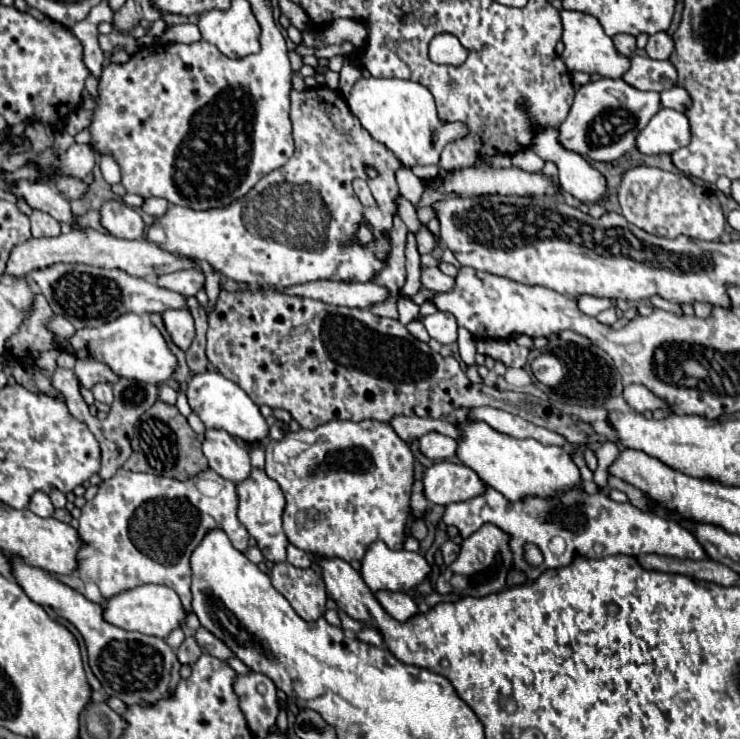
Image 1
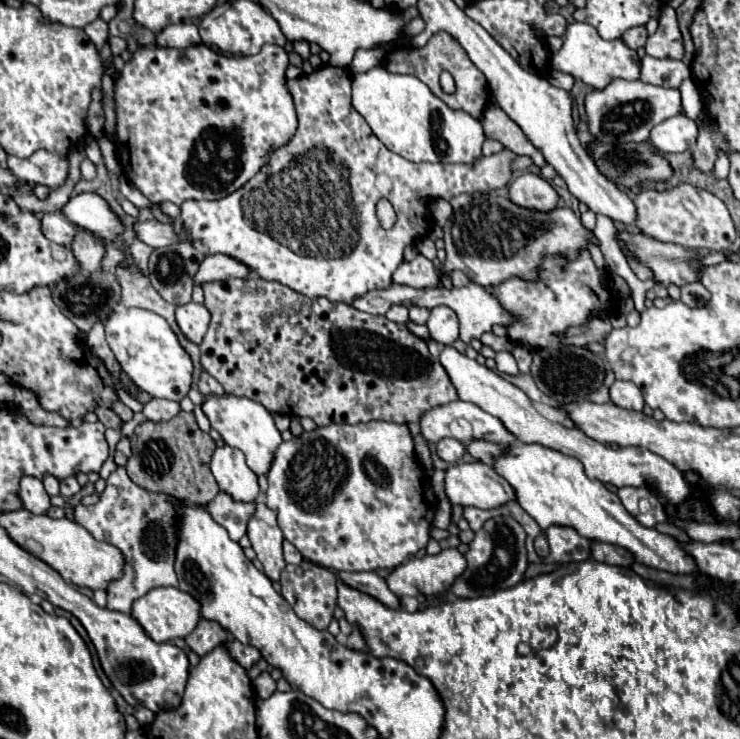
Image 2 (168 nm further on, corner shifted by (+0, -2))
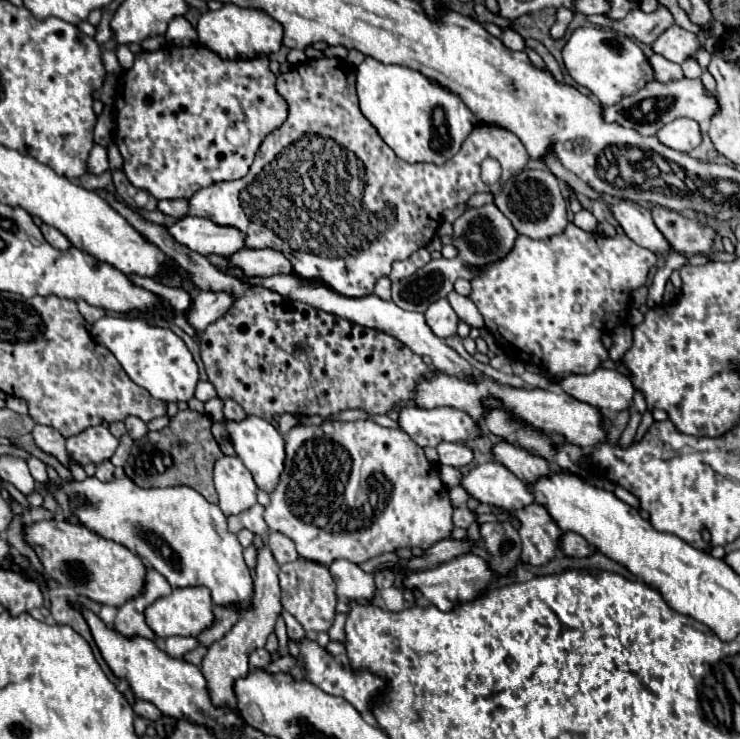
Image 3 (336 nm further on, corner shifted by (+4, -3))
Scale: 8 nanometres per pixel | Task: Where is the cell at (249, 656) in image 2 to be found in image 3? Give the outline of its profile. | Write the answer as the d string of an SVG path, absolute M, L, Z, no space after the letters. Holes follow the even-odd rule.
M254 649L250 653L250 667L256 669L256 667L266 667L270 663L270 655L266 649Z

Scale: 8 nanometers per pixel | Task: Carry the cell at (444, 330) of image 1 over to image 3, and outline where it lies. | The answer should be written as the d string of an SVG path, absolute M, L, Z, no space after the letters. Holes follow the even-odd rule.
M438 299L436 303L432 303L428 307L426 315L426 323L428 327L442 339L456 335L456 325L458 325L458 317L454 313L454 309L450 307L450 303L446 299Z

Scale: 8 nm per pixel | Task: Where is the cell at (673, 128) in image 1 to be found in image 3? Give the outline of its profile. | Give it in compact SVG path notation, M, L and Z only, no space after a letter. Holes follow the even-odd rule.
M674 119L670 123L666 123L658 133L656 133L658 141L662 141L666 147L676 149L676 151L692 151L696 145L700 145L702 135L700 135L700 127L696 121L692 119Z

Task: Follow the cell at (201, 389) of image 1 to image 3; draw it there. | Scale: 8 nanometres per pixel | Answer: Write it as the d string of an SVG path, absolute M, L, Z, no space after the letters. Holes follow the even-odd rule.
M246 415L242 421L226 419L224 427L228 431L228 437L230 437L232 445L234 445L236 455L244 461L244 465L252 473L254 483L262 491L270 493L278 485L280 469L284 469L284 439L278 433L278 429L272 423L268 423L266 419L256 417L256 415Z

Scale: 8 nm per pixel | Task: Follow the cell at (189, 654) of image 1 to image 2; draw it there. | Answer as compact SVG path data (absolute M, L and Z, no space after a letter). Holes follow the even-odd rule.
M202 618L200 624L196 626L196 630L186 636L186 644L198 656L204 656L206 652L210 652L218 644L222 644L226 640L226 636L228 636L228 632L218 622Z

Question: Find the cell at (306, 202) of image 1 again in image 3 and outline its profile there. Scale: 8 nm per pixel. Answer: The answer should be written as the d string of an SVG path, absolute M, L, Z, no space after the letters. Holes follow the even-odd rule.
M328 57L304 61L278 75L276 89L290 107L288 119L262 141L246 177L200 189L188 201L188 213L194 217L206 217L216 225L236 227L244 233L244 245L248 249L278 249L278 253L286 253L294 265L292 271L298 273L298 277L322 281L322 285L330 285L330 289L344 297L366 297L374 293L374 285L380 277L390 275L394 261L404 261L410 253L430 243L442 223L444 209L464 203L474 193L498 193L502 183L520 173L530 157L514 133L480 123L466 139L468 149L460 149L444 165L410 165L396 157L362 115L354 81L354 65L344 59ZM486 157L494 157L502 165L502 179L496 185L486 185L480 179L480 163Z

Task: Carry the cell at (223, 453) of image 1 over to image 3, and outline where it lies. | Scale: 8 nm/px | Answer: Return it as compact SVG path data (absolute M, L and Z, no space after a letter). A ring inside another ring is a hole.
M220 457L214 465L214 485L224 515L236 515L256 503L256 483L238 457Z

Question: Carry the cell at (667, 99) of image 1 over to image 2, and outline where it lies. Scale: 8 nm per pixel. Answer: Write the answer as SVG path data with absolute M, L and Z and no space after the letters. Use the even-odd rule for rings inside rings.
M686 78L686 80L680 84L680 92L682 92L682 108L684 108L684 114L690 116L692 120L696 120L698 112L700 112L702 106L704 106L704 100L702 100L702 96L700 96L696 84L694 84L690 78Z

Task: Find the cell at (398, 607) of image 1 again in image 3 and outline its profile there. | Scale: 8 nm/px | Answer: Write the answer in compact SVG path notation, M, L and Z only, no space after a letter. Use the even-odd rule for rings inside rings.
M334 561L330 565L330 573L336 583L336 593L350 601L372 601L376 597L374 573L366 573L360 565L352 561Z

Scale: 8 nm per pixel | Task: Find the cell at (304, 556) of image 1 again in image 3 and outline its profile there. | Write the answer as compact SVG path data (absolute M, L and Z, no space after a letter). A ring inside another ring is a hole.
M270 533L268 535L268 547L272 549L272 553L280 565L298 559L298 551L296 551L294 543L288 537L284 537L282 533Z

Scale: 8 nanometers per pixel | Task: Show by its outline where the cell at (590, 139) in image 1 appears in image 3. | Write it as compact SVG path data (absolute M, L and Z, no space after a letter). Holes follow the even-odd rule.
M678 79L670 83L658 83L648 81L638 93L630 97L622 97L618 103L610 107L602 107L602 119L606 123L618 123L618 125L634 125L638 133L642 135L656 135L656 131L678 117L688 117L698 123L708 121L718 111L716 97L710 97L702 85L700 79Z

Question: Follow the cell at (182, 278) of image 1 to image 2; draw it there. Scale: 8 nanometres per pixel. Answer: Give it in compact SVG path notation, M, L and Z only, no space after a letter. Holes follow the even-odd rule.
M212 254L212 256L206 256L204 262L200 264L200 270L198 270L198 276L194 276L194 282L204 284L204 282L210 282L210 280L248 278L250 274L252 274L252 270L246 264L234 260L232 256Z

